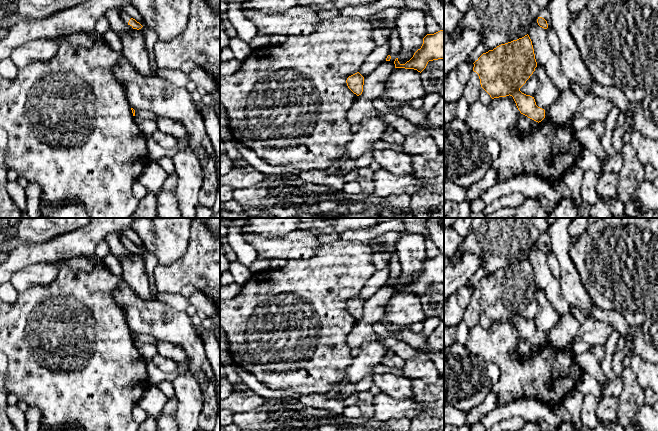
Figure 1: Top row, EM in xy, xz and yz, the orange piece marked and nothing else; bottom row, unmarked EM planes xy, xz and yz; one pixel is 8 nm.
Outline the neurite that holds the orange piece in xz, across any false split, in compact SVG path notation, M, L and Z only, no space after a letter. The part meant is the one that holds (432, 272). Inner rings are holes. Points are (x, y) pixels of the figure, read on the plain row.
M440 254L434 258L427 258L423 262L423 268L413 281L405 288L400 288L398 282L395 283L395 292L414 293L422 296L429 285L443 283L444 284L444 254Z

